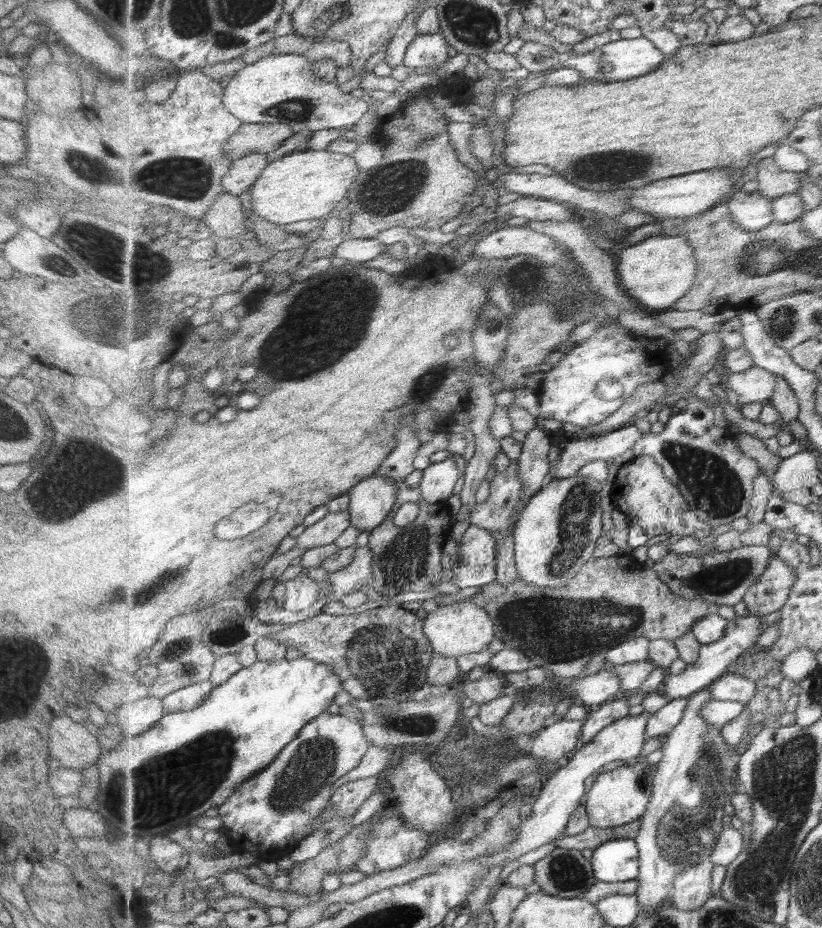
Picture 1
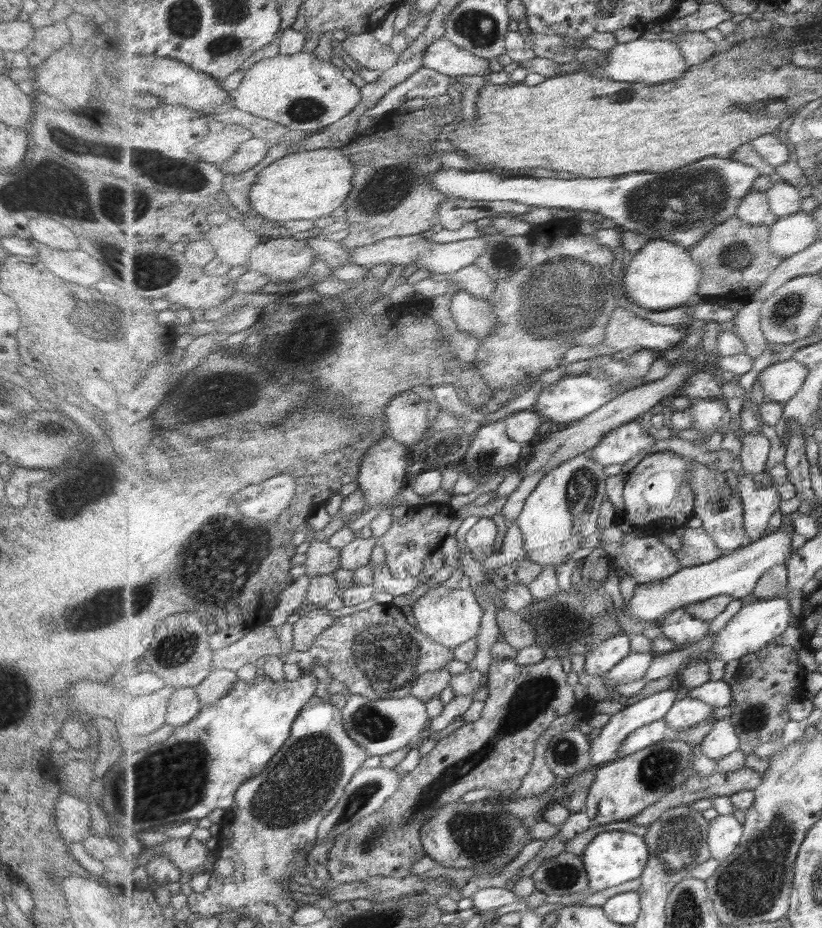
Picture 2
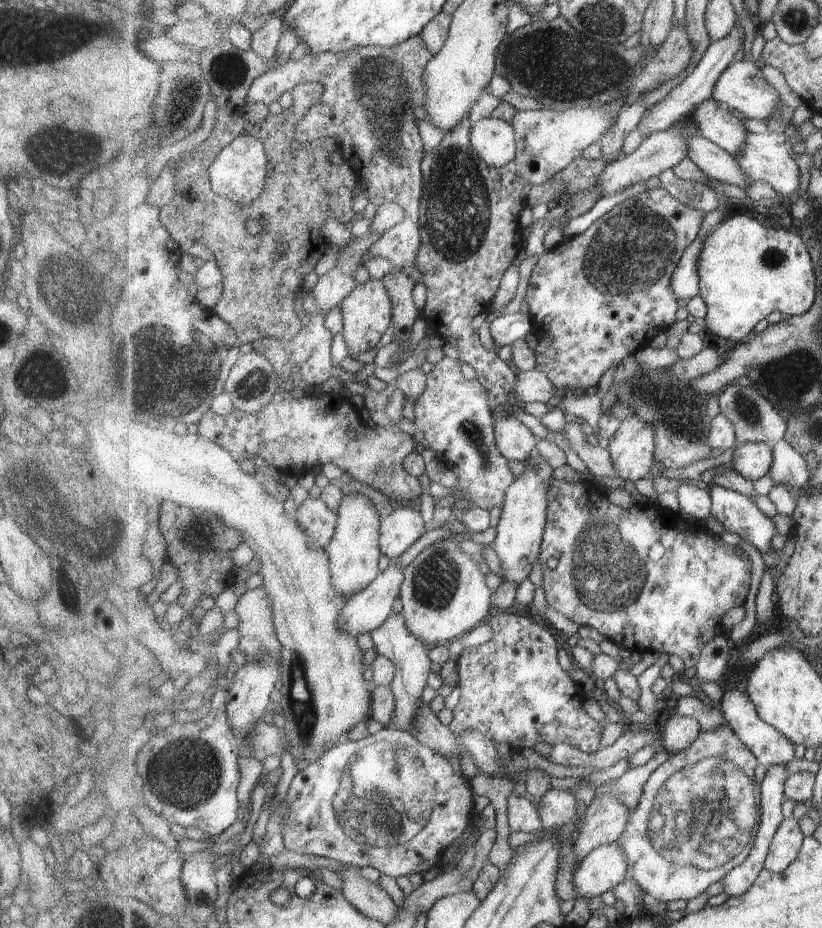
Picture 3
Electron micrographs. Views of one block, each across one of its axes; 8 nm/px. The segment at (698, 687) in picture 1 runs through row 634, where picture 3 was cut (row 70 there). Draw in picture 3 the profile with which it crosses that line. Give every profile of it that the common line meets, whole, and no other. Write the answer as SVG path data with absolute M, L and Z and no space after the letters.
M744 57L741 60L733 61L729 68L726 68L725 72L720 76L715 85L712 98L721 102L721 104L727 104L728 107L734 109L734 112L742 117L766 122L766 118L771 116L771 113L777 107L786 106L780 101L781 98L779 98L777 90L765 80L765 76L763 76L763 72L759 70L759 67L752 58Z

